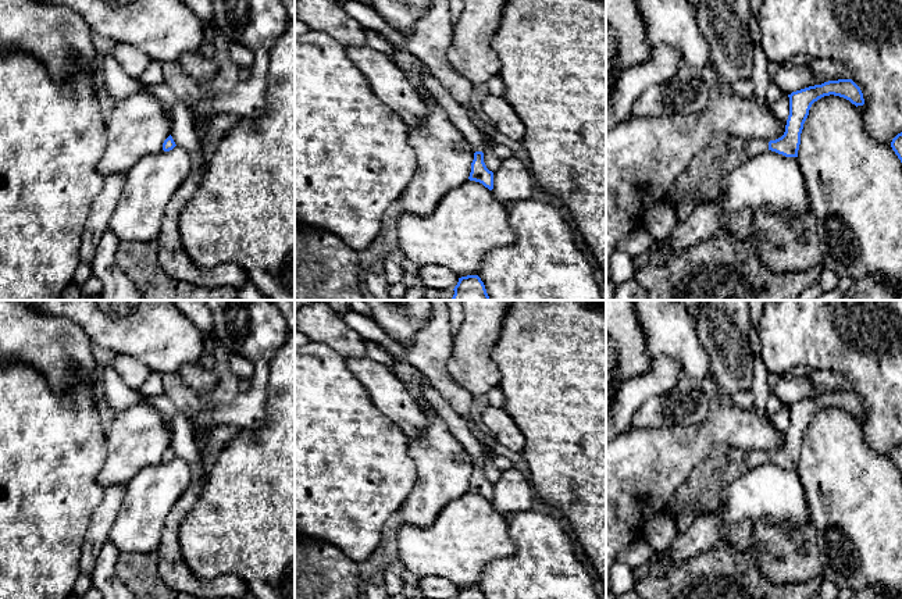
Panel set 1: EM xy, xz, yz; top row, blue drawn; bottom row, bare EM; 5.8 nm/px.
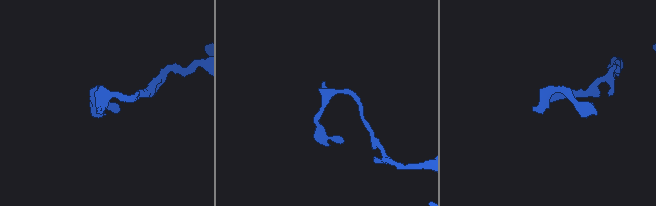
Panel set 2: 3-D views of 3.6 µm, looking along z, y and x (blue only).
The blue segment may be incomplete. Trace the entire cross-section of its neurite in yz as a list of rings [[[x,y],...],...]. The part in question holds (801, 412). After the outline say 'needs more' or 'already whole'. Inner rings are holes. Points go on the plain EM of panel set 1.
[[[852,391],[828,392],[821,396],[814,396],[792,403],[788,406],[789,427],[784,446],[770,453],[763,450],[749,452],[742,461],[746,470],[752,470],[756,466],[767,461],[776,463],[785,468],[798,468],[801,445],[812,416],[819,410],[830,406],[844,409],[856,418],[864,416],[862,402]]] | needs more

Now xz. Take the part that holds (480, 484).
[[[423,375],[423,389],[429,406],[432,406],[446,421],[452,435],[461,442],[474,464],[468,491],[482,495],[489,502],[493,500],[493,484],[484,474],[484,457],[488,449],[470,431],[467,421],[457,414],[442,397],[438,389]]] | needs more

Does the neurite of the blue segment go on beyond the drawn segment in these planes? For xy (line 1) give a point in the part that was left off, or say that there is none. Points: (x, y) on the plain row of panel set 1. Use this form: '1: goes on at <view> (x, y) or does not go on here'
1: does not go on here

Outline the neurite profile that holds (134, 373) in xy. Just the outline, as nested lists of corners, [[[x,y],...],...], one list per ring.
[[[115,354],[113,367],[129,388],[139,389],[151,372],[143,363],[129,354]]]

